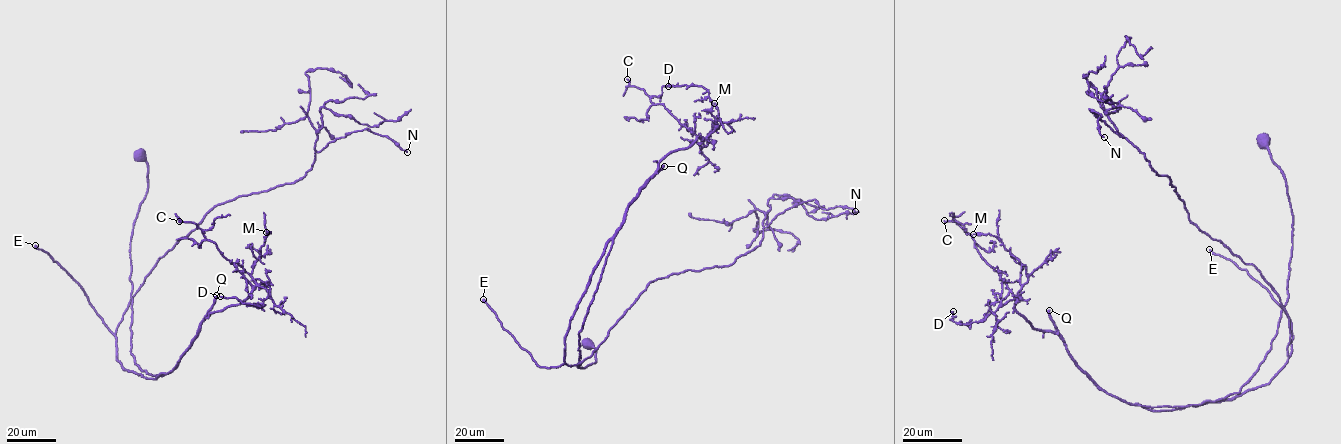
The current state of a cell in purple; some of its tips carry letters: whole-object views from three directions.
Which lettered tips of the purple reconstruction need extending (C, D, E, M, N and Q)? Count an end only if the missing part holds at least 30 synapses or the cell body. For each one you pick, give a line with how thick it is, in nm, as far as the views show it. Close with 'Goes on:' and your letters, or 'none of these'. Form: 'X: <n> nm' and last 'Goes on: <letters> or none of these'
E: 400 nm
Q: 240 nm
Goes on: E, Q

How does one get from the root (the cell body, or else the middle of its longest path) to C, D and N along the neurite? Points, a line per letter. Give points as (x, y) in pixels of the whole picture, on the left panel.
C: (140, 155), (130, 353), (154, 376), (177, 365), (210, 313), (252, 290), (195, 223), (179, 221)
D: (140, 155), (135, 363), (167, 374), (210, 313), (257, 286), (269, 293), (262, 307), (220, 296)
N: (140, 155), (130, 353), (156, 379), (122, 366), (115, 332), (207, 213), (298, 181), (352, 132), (407, 152)

